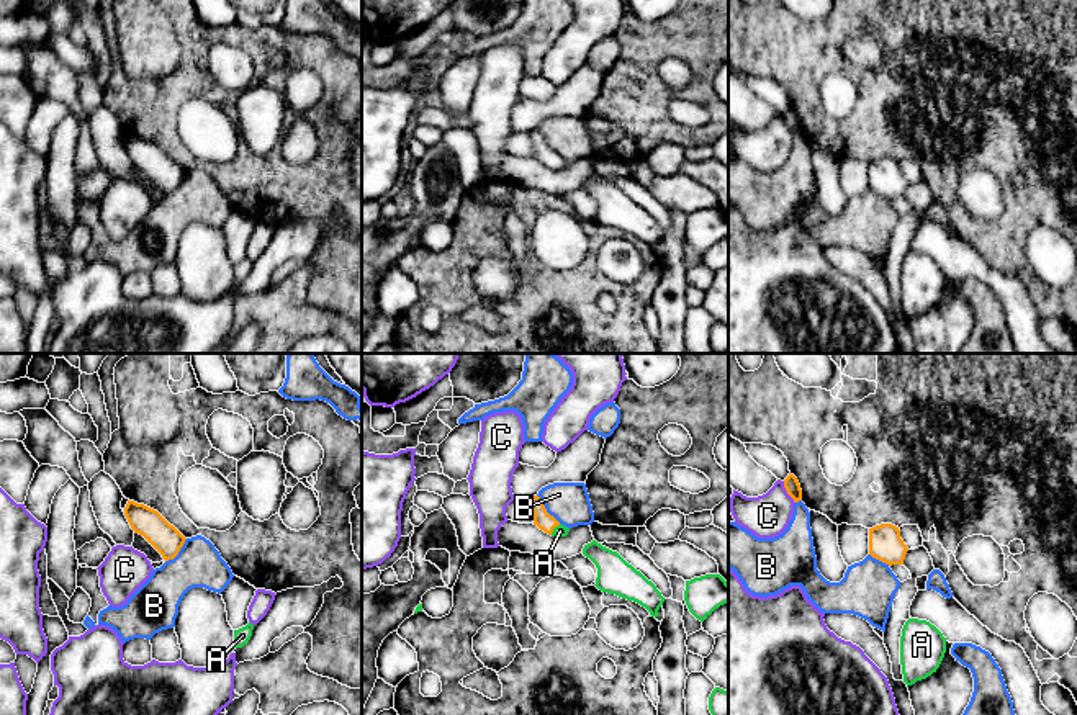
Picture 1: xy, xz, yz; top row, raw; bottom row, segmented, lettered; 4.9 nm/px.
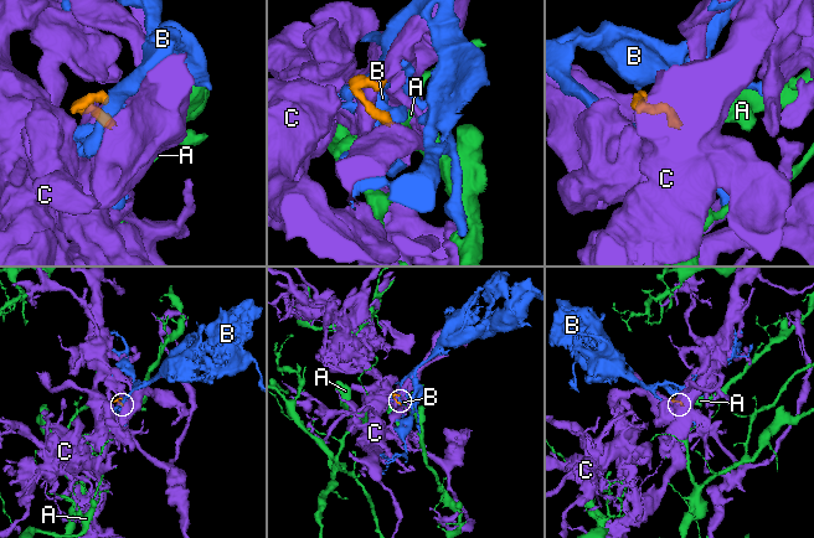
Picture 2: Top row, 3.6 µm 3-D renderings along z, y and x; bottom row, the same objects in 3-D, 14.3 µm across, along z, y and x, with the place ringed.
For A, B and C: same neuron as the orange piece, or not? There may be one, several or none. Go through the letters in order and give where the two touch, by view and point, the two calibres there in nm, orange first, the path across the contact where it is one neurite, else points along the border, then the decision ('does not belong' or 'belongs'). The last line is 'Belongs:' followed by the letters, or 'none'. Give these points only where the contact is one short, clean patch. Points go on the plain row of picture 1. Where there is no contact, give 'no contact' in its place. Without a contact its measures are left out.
A: contact xz (554, 161); calibres 90 and 60 nm; way xz (542, 152), (554, 161), (560, 164); belongs
B: contact xz (545, 143); calibres 90 and 200 nm; does not belong
C: contact yz (788, 126); calibres 70 and 220 nm; border yz (783, 115), (794, 136); does not belong
Belongs: A

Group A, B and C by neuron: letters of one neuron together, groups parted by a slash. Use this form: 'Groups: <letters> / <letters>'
Groups: A / B / C

